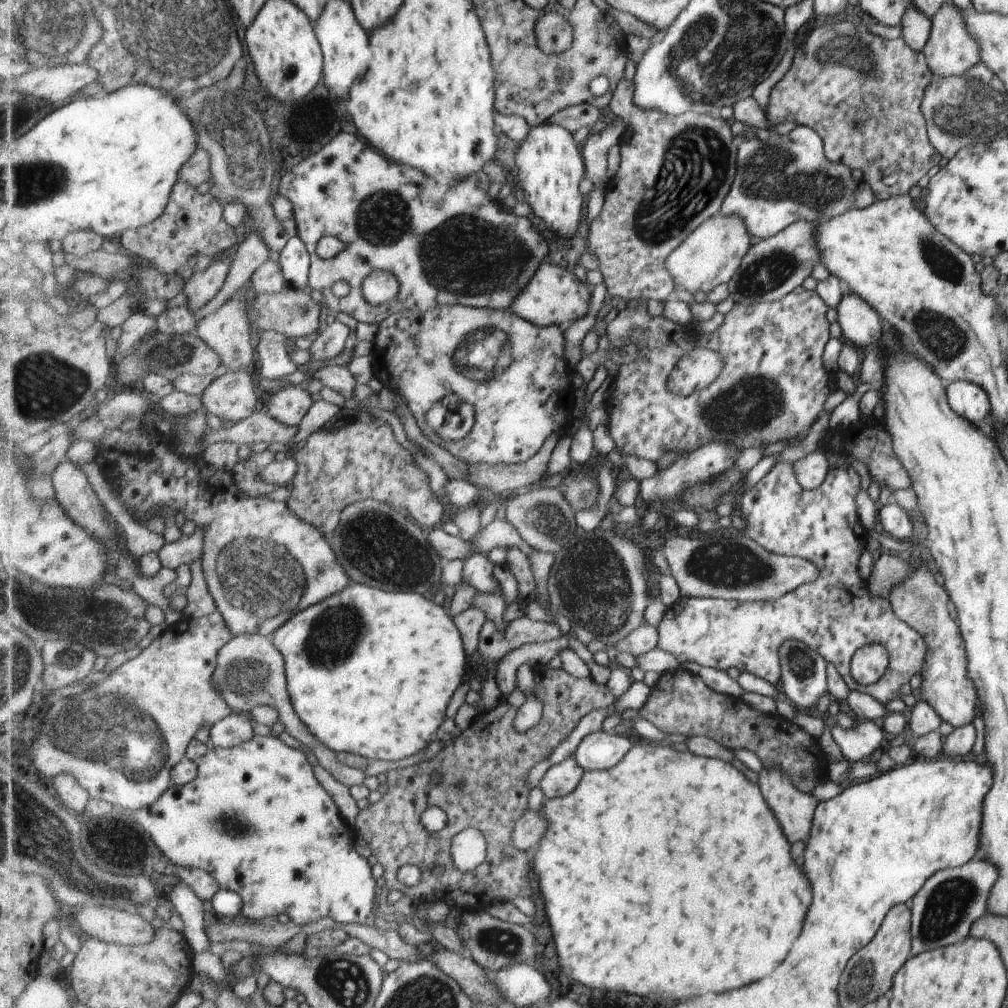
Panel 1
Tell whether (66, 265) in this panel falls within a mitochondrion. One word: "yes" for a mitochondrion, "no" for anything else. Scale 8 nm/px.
no

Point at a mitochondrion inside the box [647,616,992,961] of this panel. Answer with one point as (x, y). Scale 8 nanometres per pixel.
(947, 905)

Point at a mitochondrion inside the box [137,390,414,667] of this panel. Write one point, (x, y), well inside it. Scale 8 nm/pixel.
(262, 578)

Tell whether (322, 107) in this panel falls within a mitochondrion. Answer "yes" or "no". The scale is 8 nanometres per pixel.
no

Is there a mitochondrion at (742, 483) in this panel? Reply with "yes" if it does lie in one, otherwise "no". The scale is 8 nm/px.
no

